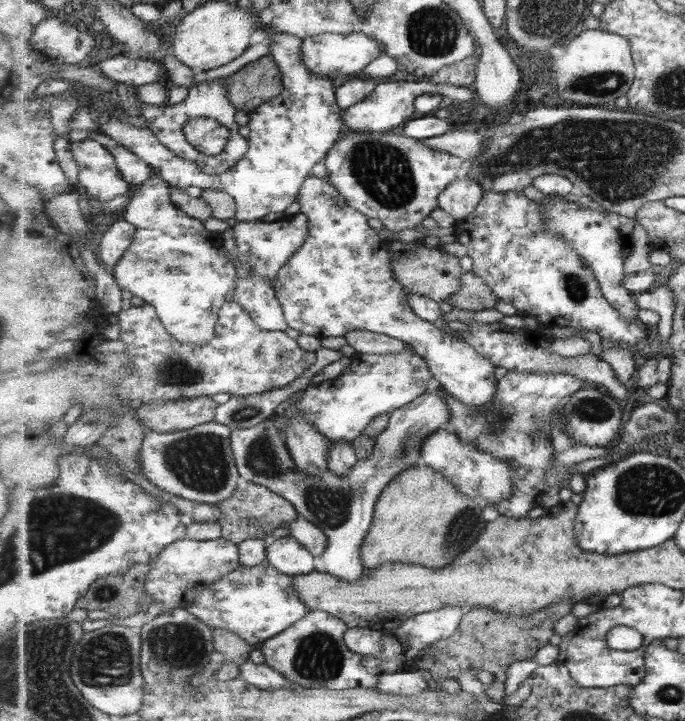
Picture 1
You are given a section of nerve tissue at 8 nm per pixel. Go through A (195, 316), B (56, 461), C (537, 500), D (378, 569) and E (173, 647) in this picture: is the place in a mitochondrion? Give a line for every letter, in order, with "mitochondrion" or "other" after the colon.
A: other
B: other
C: other
D: other
E: mitochondrion

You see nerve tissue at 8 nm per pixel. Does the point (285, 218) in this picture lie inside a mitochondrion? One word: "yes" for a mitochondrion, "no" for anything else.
no

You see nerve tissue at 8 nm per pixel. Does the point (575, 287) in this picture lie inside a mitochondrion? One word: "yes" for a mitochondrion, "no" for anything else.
yes

